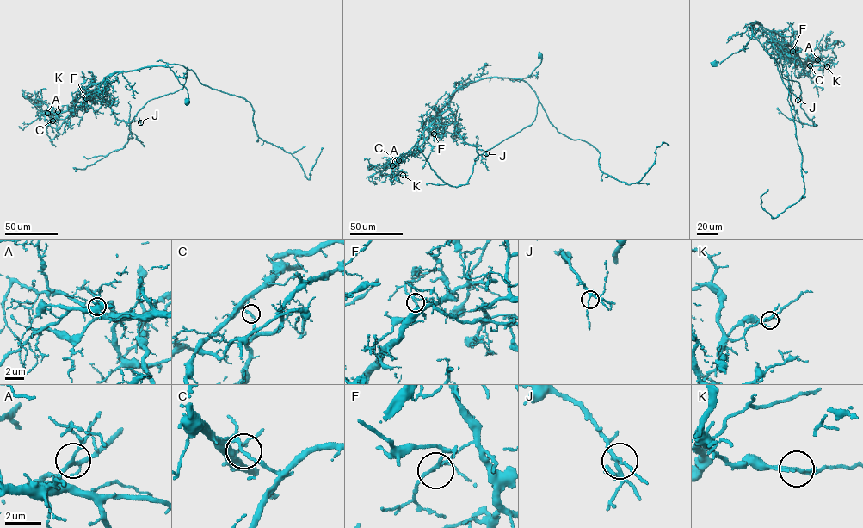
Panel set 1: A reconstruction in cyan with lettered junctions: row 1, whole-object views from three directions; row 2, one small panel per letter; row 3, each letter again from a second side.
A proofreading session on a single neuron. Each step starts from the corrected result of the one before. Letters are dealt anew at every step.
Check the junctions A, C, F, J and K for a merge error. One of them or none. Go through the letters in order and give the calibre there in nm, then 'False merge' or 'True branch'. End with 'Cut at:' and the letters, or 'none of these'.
A: Thickness 200 nm. True branch
C: Thickness 120 nm. False merge
F: Thickness 140 nm. True branch
J: Thickness 190 nm. True branch
K: Thickness 150 nm. True branch
Cut at: C

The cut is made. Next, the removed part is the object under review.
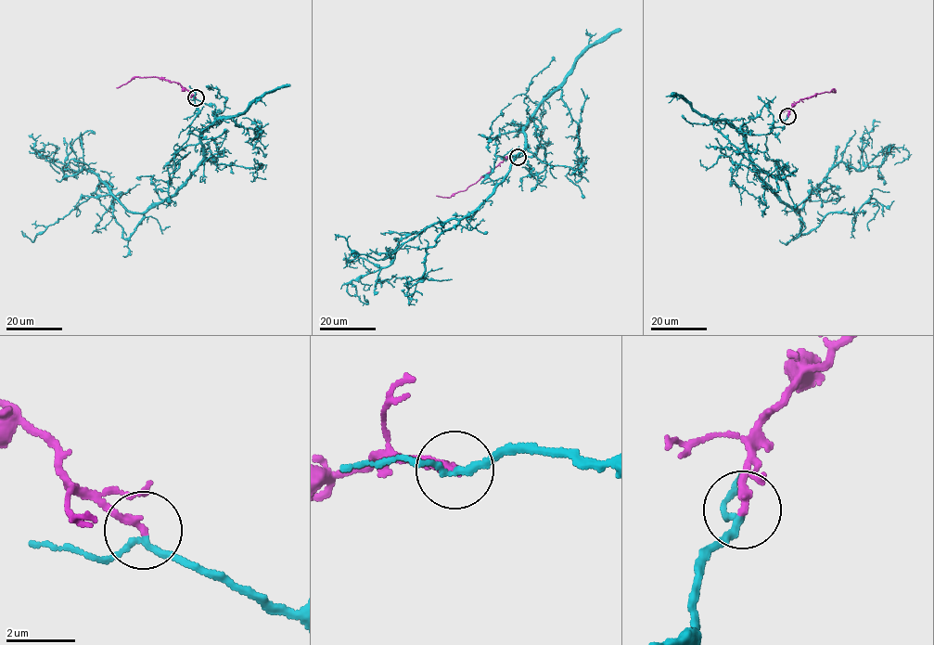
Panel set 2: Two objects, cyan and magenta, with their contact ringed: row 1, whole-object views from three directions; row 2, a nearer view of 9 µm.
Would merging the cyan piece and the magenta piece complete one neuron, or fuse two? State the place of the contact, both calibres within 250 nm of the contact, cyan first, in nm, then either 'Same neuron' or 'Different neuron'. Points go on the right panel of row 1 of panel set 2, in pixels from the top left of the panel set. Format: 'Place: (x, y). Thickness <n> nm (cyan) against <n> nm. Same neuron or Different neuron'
Place: (787, 116). Thickness 170 nm (cyan) against 240 nm. Same neuron

